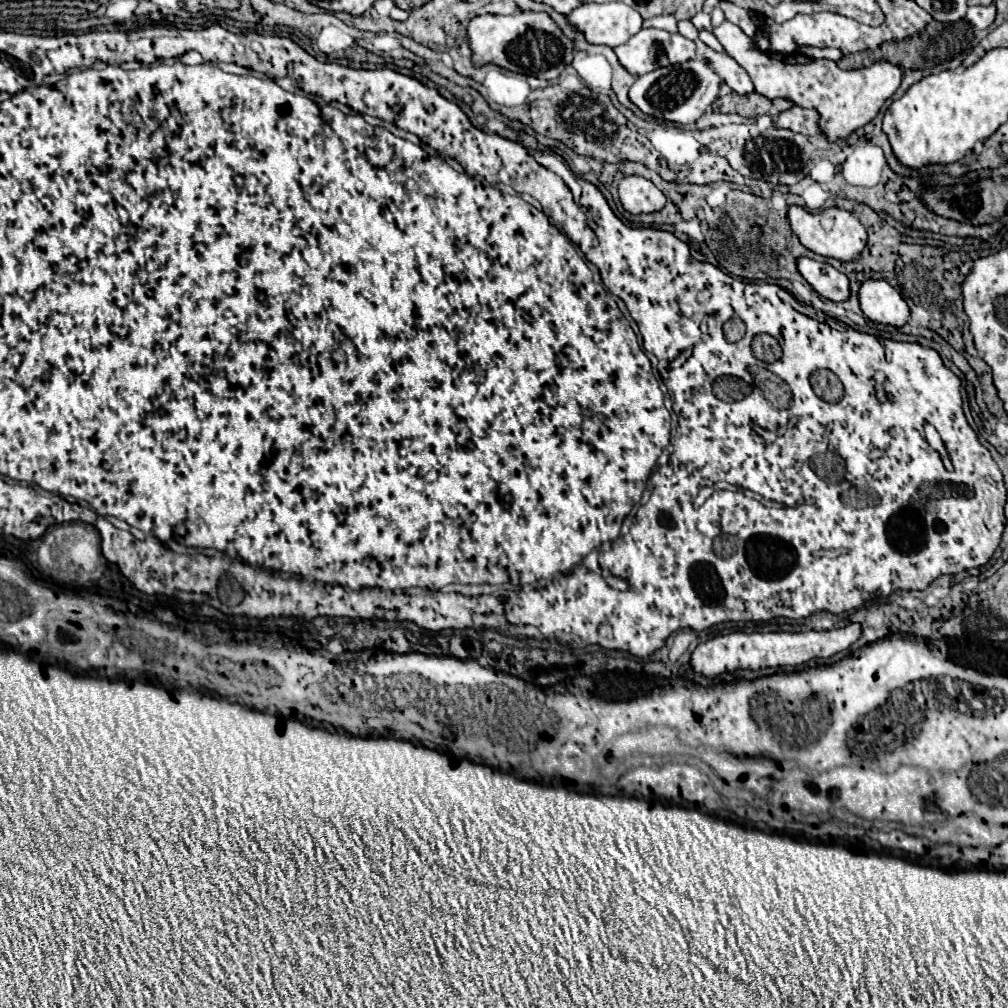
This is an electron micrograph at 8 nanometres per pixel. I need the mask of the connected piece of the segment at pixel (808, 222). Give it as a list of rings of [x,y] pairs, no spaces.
[[[792,205],[788,209],[788,219],[792,225],[792,231],[798,235],[800,243],[810,249],[816,255],[822,257],[834,257],[838,261],[852,261],[854,257],[858,257],[866,245],[866,229],[862,227],[862,223],[856,219],[854,213],[848,213],[844,209],[832,207],[826,209],[822,213],[810,213],[798,205]]]

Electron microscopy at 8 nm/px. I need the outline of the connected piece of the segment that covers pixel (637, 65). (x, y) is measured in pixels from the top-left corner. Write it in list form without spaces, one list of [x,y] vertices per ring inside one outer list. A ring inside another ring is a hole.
[[[640,29],[626,45],[614,47],[620,65],[632,75],[644,75],[660,67],[696,59],[696,45],[680,33]]]

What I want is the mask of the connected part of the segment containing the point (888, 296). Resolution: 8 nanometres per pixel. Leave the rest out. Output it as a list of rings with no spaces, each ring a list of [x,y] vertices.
[[[864,281],[860,287],[860,307],[870,321],[898,329],[910,319],[906,301],[886,281]]]

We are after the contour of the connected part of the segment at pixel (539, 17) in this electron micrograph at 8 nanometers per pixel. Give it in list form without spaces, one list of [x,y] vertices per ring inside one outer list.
[[[520,11],[514,15],[478,15],[466,27],[468,47],[472,51],[472,63],[476,67],[494,63],[506,71],[532,75],[538,79],[556,79],[564,65],[570,65],[574,57],[572,41],[562,37],[558,25],[546,13]]]

